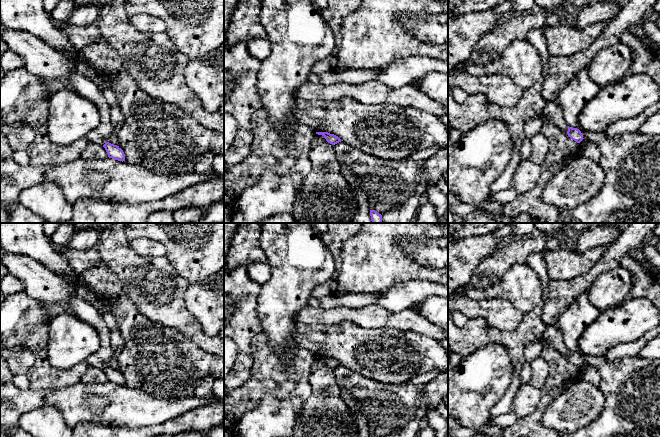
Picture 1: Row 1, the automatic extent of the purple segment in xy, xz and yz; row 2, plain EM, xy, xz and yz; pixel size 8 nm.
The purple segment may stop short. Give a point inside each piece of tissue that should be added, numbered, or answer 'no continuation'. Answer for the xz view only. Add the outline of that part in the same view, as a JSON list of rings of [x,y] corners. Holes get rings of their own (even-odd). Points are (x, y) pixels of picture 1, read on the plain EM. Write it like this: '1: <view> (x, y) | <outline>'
no continuation

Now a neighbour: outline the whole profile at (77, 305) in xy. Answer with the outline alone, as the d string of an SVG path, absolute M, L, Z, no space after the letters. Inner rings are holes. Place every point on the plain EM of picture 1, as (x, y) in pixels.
M77 294L72 295L64 305L68 312L96 330L100 339L100 347L85 361L90 367L103 370L114 354L114 350L110 344L110 330L103 319L102 312L83 296Z

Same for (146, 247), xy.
M137 238L130 241L130 247L139 255L145 257L166 256L165 247L149 238Z

